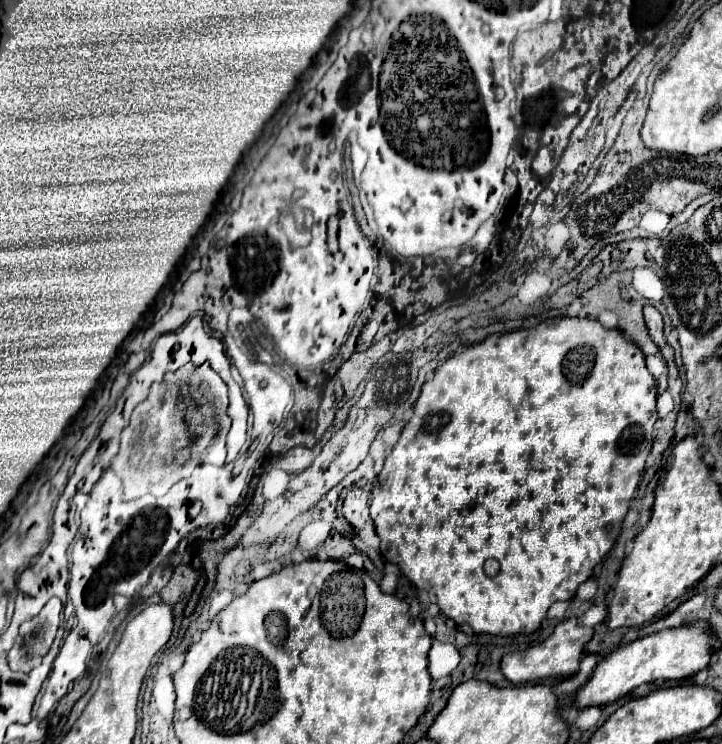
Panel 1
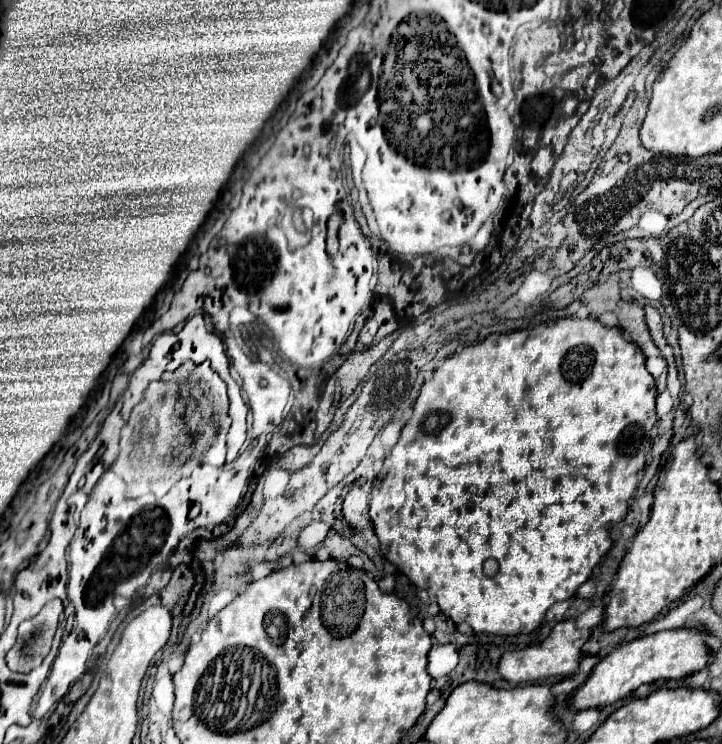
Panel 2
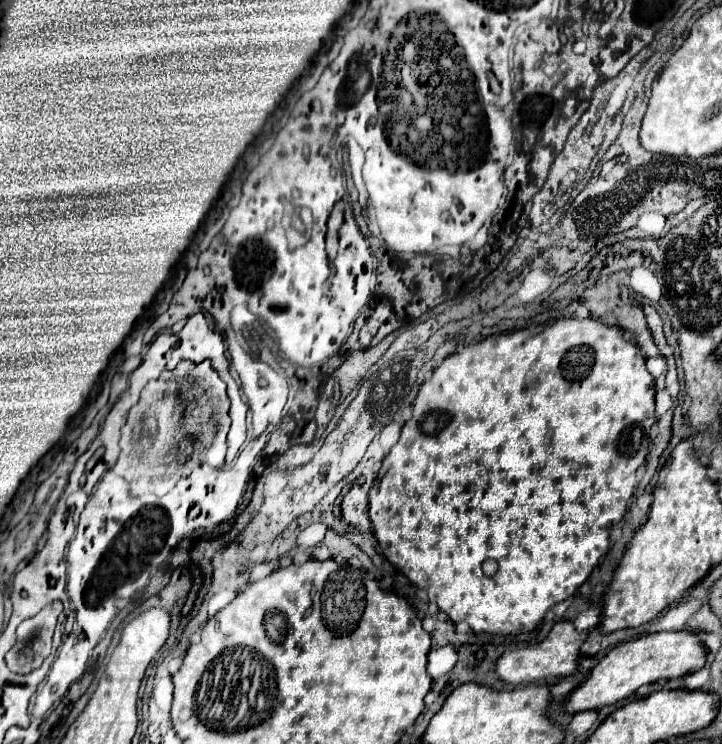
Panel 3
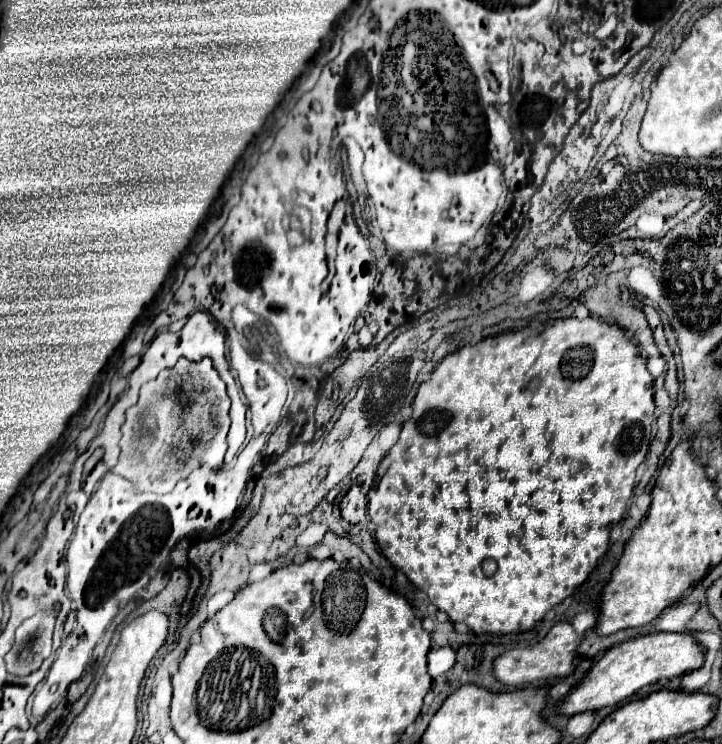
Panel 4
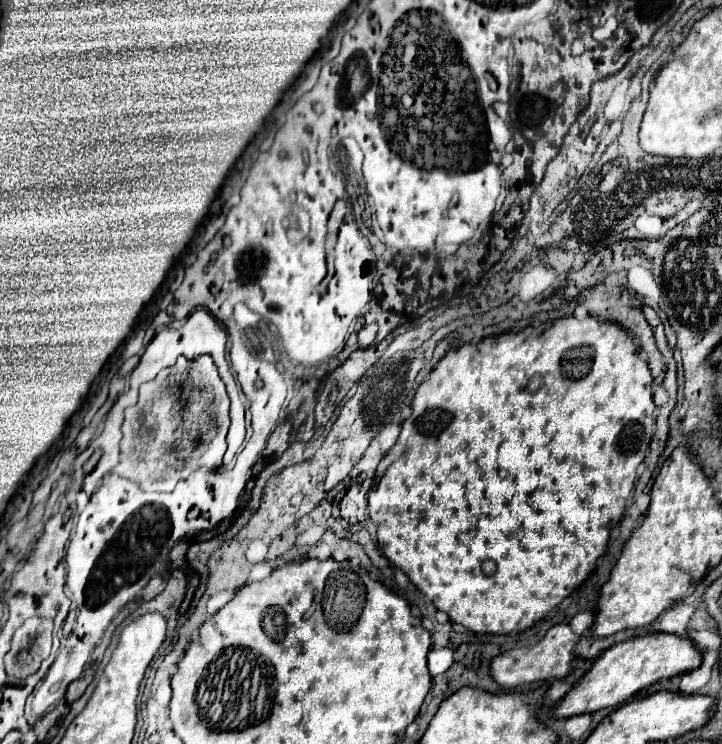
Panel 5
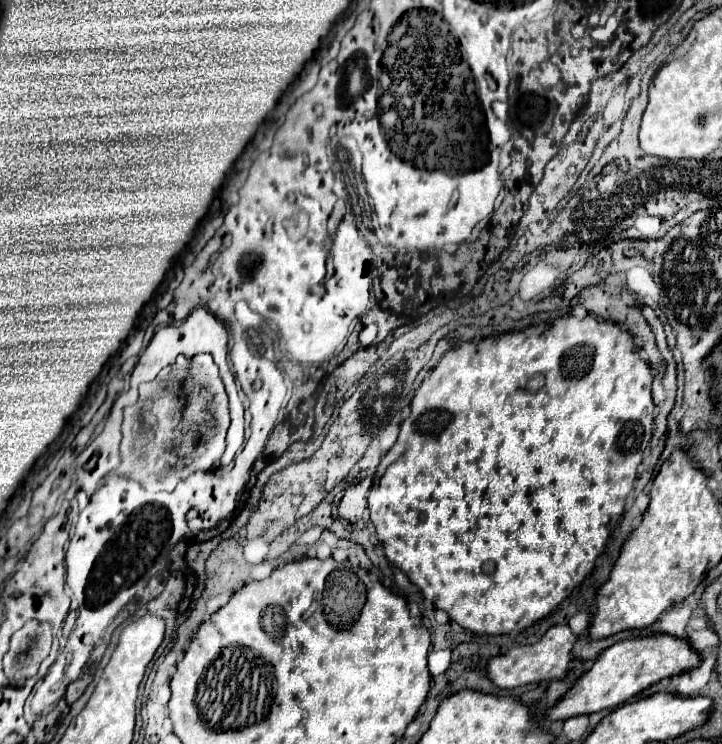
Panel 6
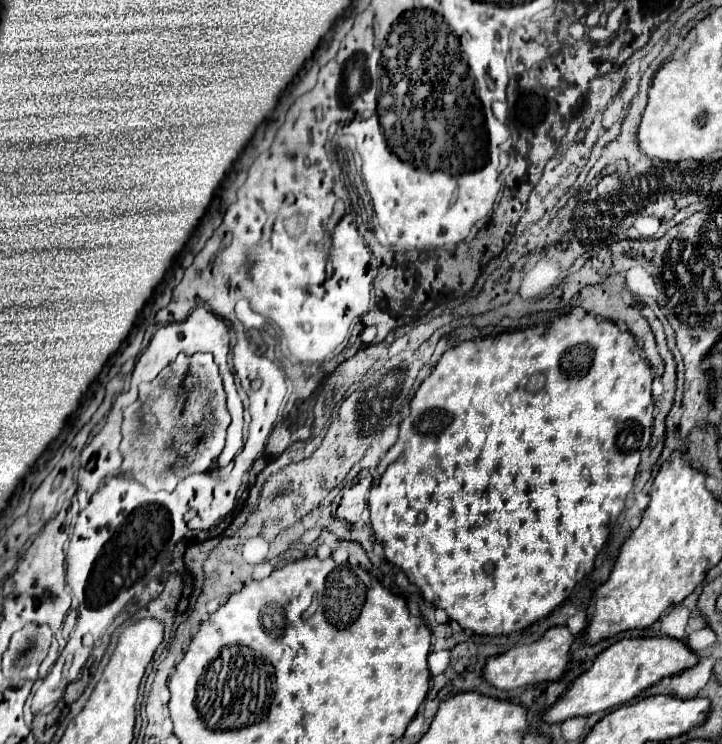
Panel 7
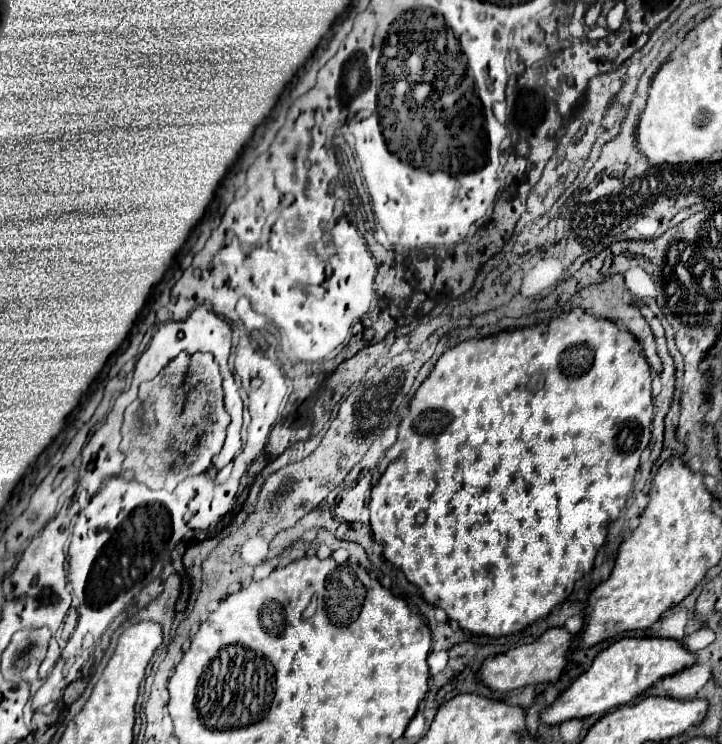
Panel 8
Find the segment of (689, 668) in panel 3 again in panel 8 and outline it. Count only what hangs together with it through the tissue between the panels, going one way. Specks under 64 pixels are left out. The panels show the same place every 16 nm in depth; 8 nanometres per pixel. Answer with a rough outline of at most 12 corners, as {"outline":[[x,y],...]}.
{"outline":[[674,638],[602,650],[544,724],[616,710],[696,664]]}

